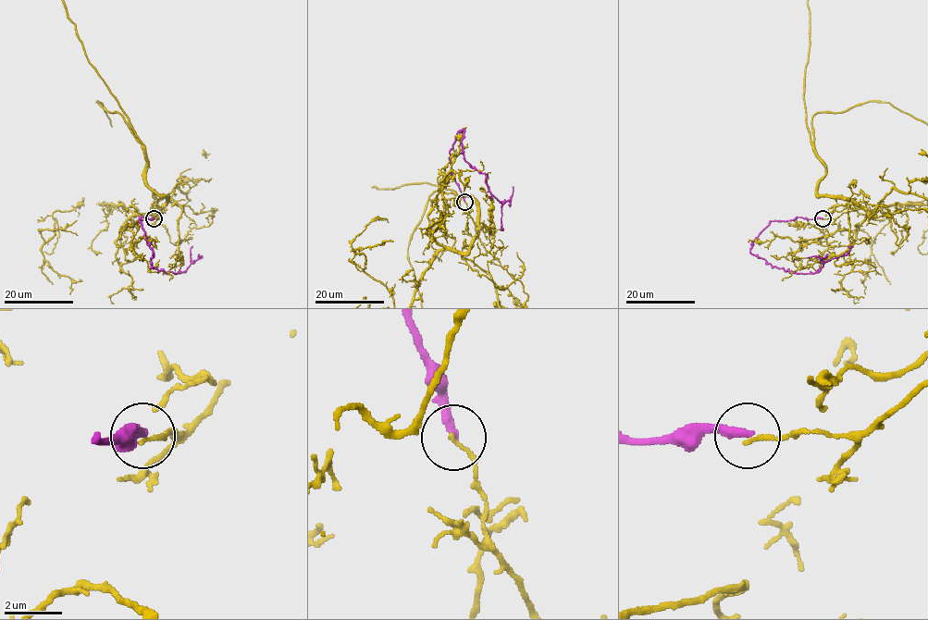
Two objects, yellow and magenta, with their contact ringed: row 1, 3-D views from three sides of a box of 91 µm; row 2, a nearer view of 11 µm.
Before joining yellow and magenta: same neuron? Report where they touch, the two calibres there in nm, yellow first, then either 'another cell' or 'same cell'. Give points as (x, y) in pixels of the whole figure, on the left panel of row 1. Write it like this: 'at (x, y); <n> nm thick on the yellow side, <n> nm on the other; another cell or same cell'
at (154, 218); 120 nm thick on the yellow side, 320 nm on the other; another cell

